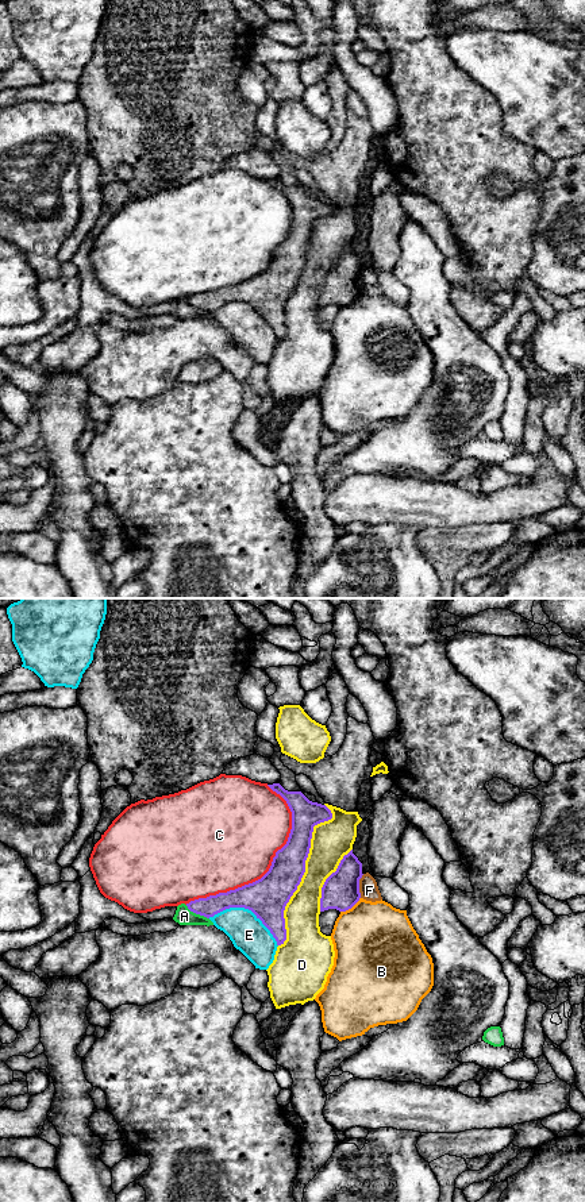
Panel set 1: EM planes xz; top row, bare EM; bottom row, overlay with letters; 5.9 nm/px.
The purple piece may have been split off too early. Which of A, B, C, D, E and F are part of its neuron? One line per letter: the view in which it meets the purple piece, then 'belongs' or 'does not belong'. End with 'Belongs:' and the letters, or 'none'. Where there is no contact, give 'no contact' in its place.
A: xz | does not belong
B: xz | does not belong
C: xz | does not belong
D: xz | does not belong
E: xz | does not belong
F: xz | does not belong
Belongs: none

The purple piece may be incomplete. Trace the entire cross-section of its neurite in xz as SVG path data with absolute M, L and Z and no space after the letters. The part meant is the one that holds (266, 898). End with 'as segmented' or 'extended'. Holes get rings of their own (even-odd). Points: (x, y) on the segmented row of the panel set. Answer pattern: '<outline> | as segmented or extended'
M280 783L268 786L286 801L292 812L288 841L276 852L269 871L253 883L190 901L186 906L207 918L230 908L249 909L281 945L286 940L284 910L305 872L313 827L331 820L332 813L326 805L309 801L301 791L288 791Z | as segmented

